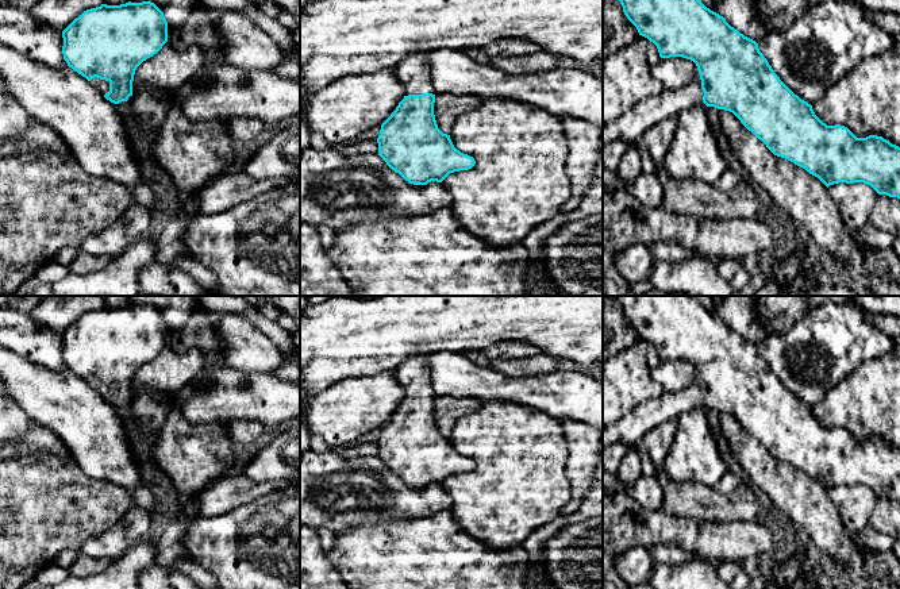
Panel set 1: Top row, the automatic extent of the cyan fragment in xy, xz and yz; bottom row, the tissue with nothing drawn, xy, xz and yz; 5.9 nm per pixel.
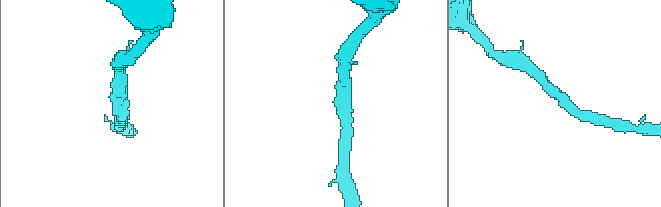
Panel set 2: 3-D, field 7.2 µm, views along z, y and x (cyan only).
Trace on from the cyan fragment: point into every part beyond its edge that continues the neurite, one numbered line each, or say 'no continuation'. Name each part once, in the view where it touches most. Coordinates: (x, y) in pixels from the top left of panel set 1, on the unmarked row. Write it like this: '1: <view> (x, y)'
1: yz (633, 427)

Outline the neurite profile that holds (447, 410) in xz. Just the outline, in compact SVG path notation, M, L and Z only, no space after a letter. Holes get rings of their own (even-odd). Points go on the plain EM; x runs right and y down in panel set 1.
M435 397L434 417L438 431L449 438L455 423L461 417L477 411L482 403L484 401L477 397Z

